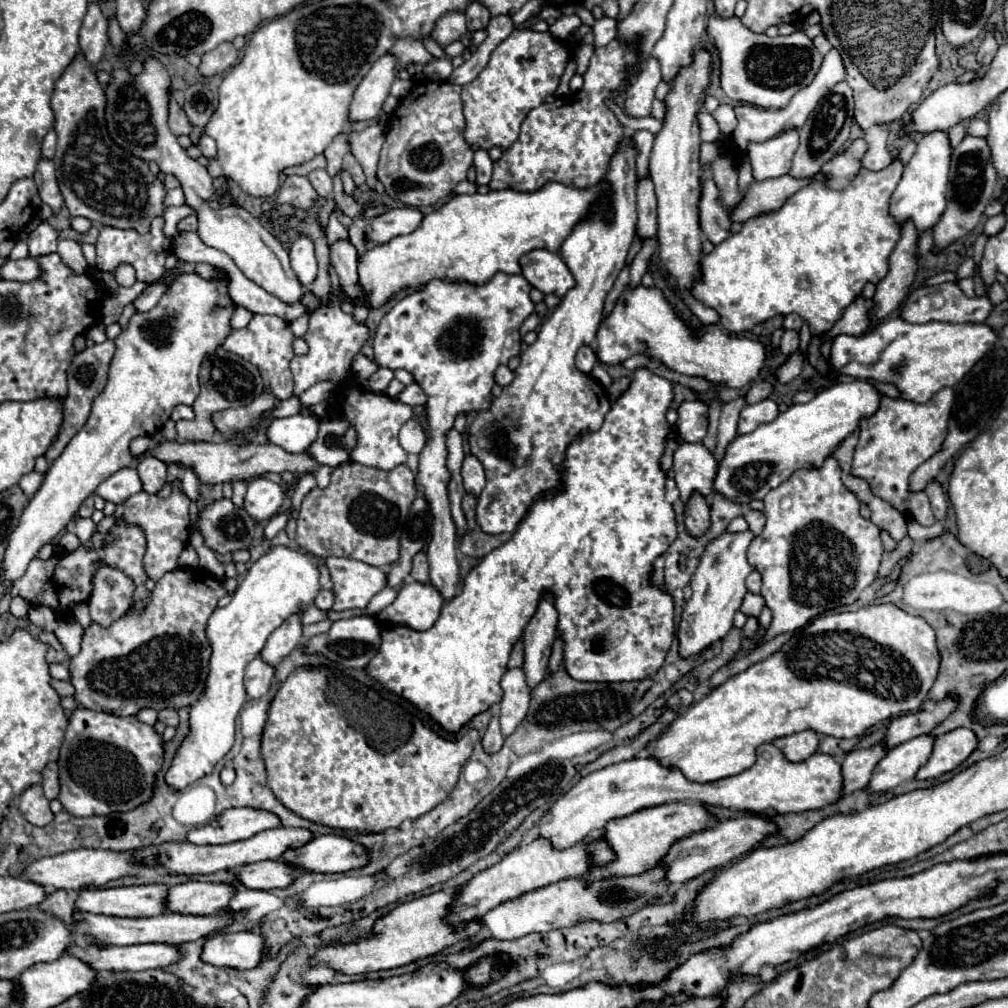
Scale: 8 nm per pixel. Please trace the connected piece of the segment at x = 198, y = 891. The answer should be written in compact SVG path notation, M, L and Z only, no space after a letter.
M187 881L169 889L167 909L187 915L213 915L225 911L233 897L235 889L229 883Z

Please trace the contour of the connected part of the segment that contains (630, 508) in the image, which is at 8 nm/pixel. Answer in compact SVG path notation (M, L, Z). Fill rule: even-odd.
M637 369L635 375L631 377L631 385L629 389L613 403L611 411L605 415L605 421L601 425L599 431L595 433L587 433L583 437L579 437L577 441L573 441L567 449L567 457L565 457L565 491L559 495L553 493L545 493L541 495L541 499L537 503L531 505L527 517L521 521L521 525L517 527L517 531L513 533L513 537L503 543L501 547L493 549L489 555L485 555L479 565L475 565L469 575L463 581L463 591L461 595L445 601L445 605L441 607L441 615L435 621L435 625L427 631L415 631L409 629L405 625L395 625L395 623L381 623L381 649L375 653L375 657L367 663L367 667L363 669L371 679L375 679L377 683L381 683L387 691L407 699L411 705L415 705L419 711L431 713L431 719L445 729L447 733L457 733L463 725L467 725L475 715L487 711L493 703L501 703L503 691L499 687L499 681L507 669L507 661L509 661L509 653L515 645L515 641L521 637L523 627L527 625L527 621L531 619L531 615L537 609L537 601L541 597L541 591L553 591L555 595L555 607L559 611L559 623L557 623L557 631L561 635L561 639L565 641L565 667L567 673L577 679L577 681L597 681L597 683L619 683L619 681L641 681L645 677L655 675L667 657L667 651L671 647L673 641L673 601L671 595L667 595L665 591L657 589L651 585L649 575L651 575L651 563L653 559L657 559L659 555L663 555L669 545L675 541L677 537L677 525L675 525L675 513L673 507L665 501L665 473L659 469L659 457L665 449L667 443L667 433L669 433L669 423L665 421L665 413L671 405L673 399L673 389L671 389L671 381L647 371L647 369Z

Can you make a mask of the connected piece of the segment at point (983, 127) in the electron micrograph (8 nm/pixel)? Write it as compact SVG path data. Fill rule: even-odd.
M973 117L971 121L967 121L967 133L969 135L975 135L975 137L985 137L989 131L987 127L987 121L979 119L979 117Z

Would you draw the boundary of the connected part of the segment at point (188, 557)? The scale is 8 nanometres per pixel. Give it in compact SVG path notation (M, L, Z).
M187 545L187 547L183 549L181 557L179 557L179 567L181 567L181 569L195 569L197 563L199 563L197 551L195 551L191 545Z

